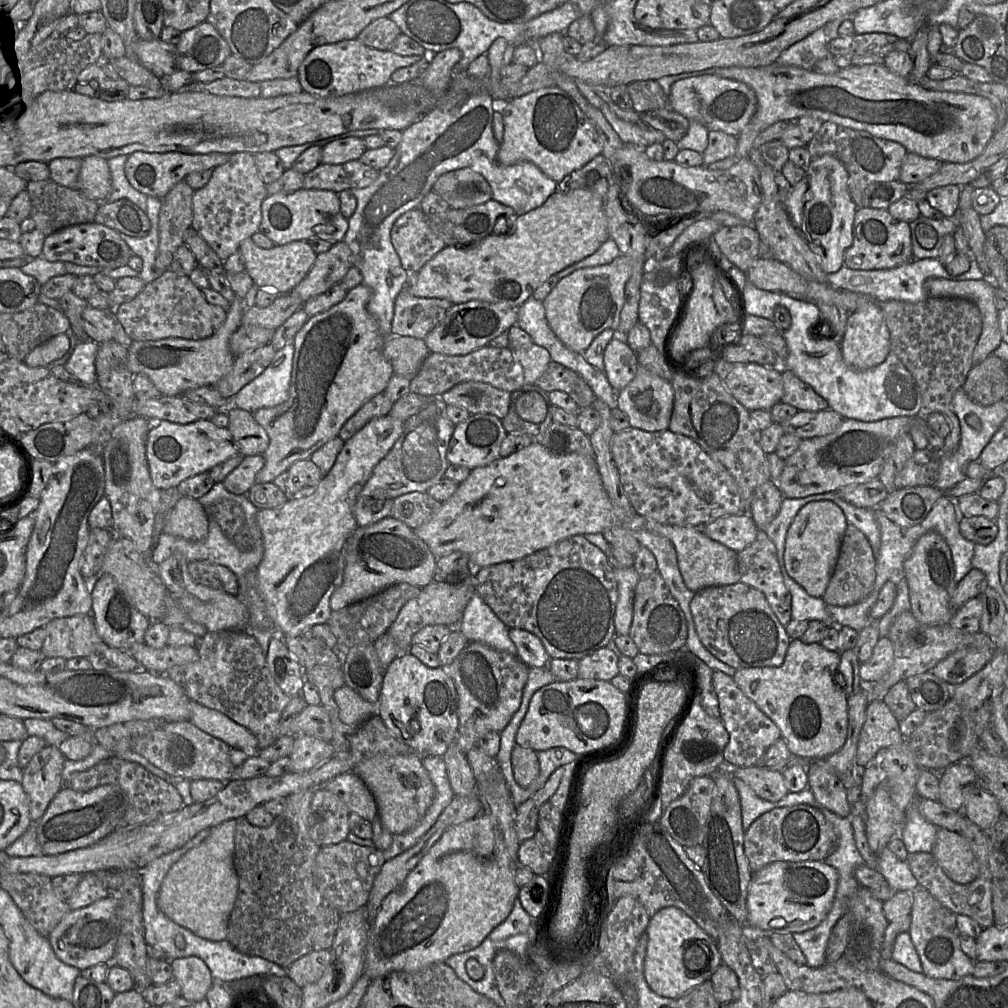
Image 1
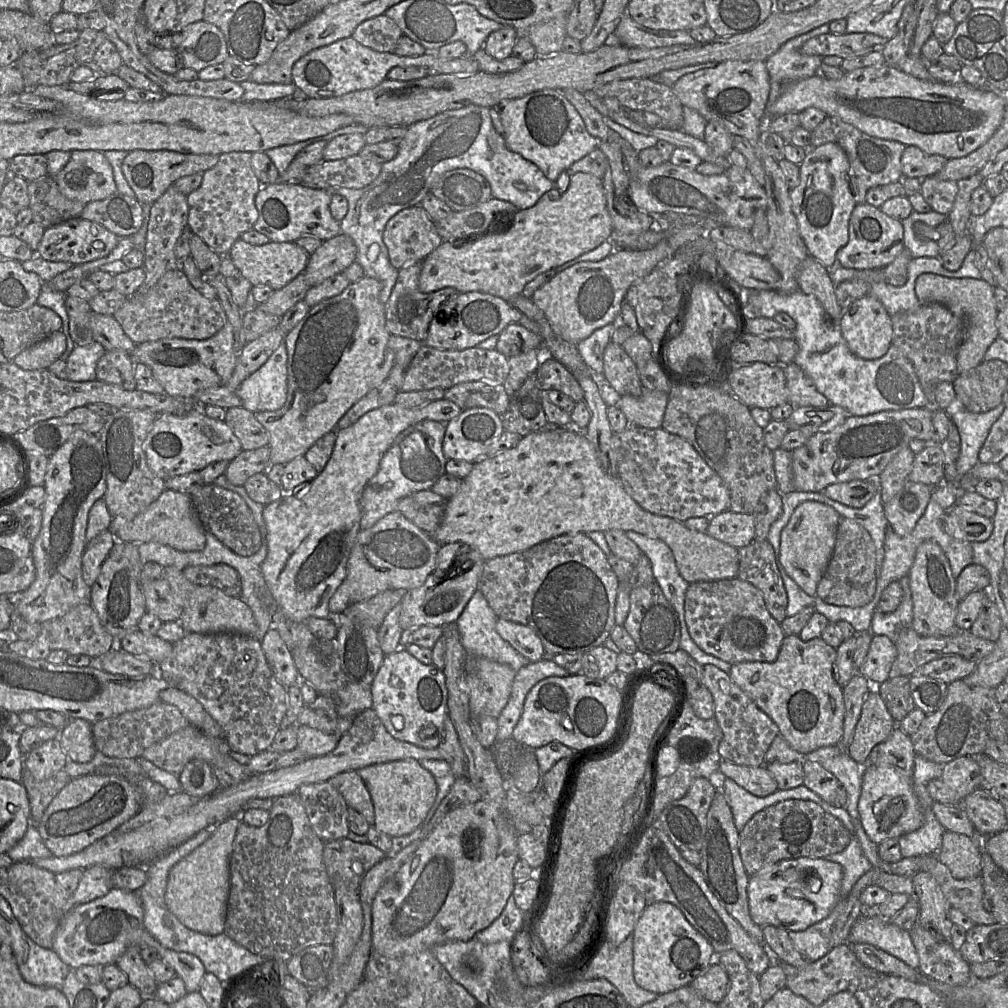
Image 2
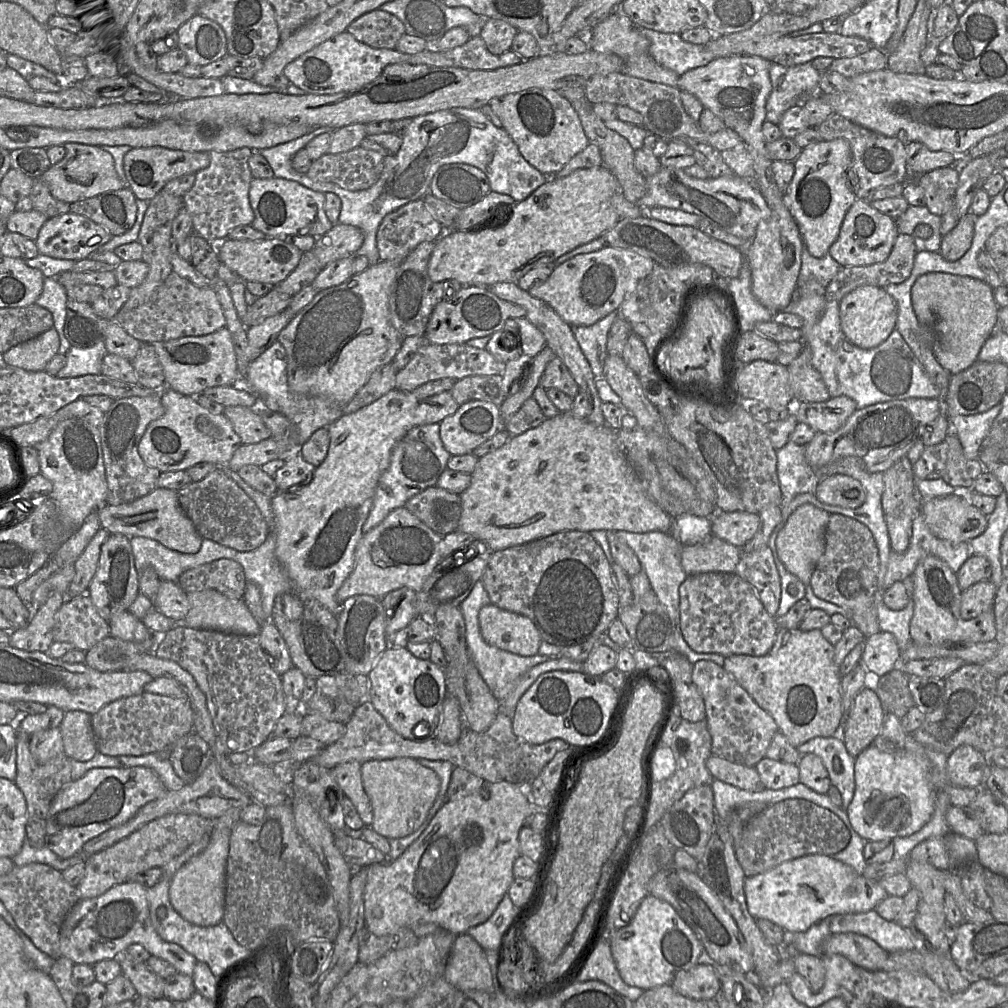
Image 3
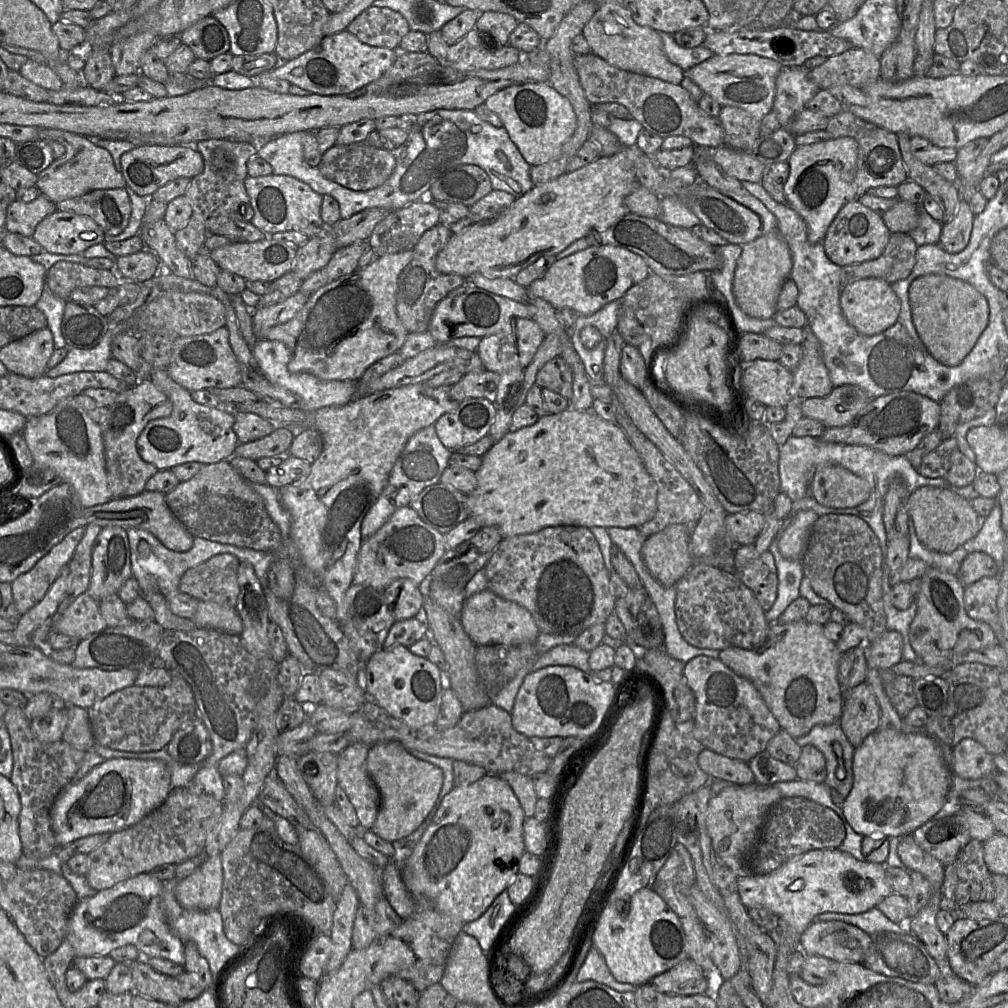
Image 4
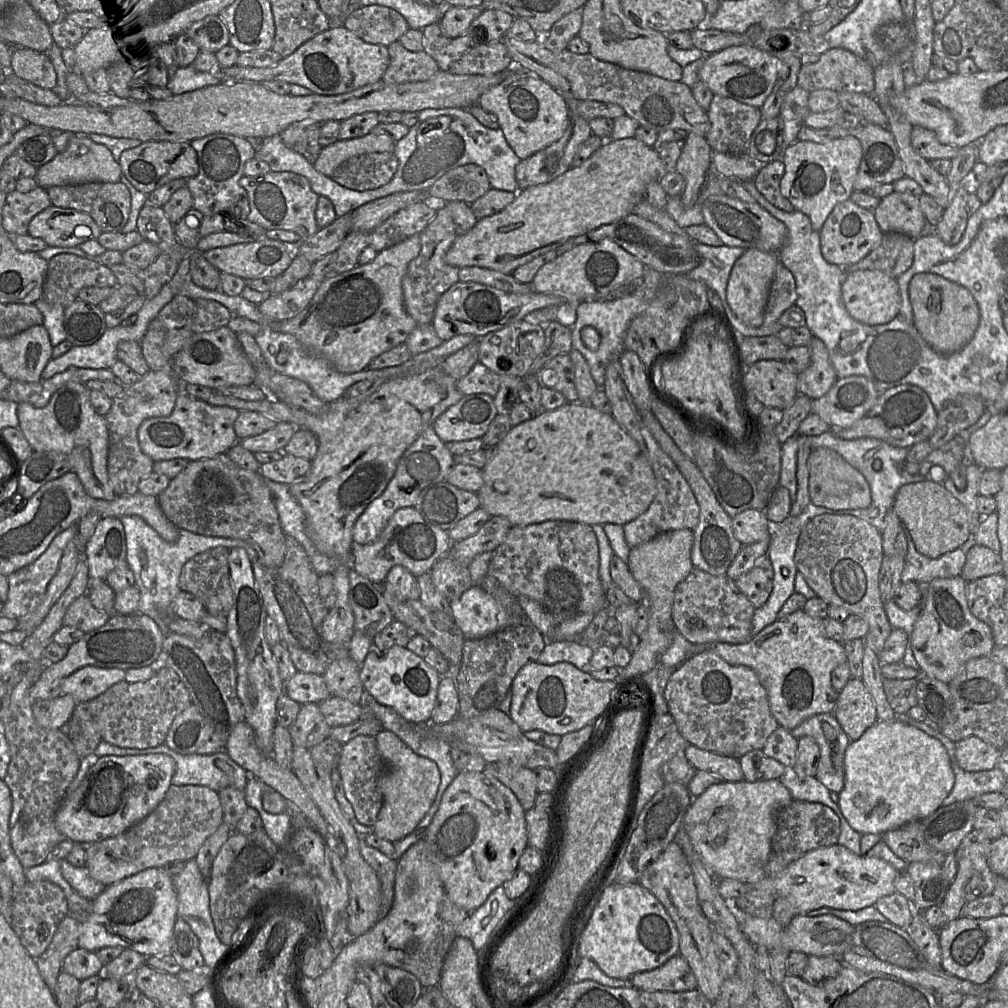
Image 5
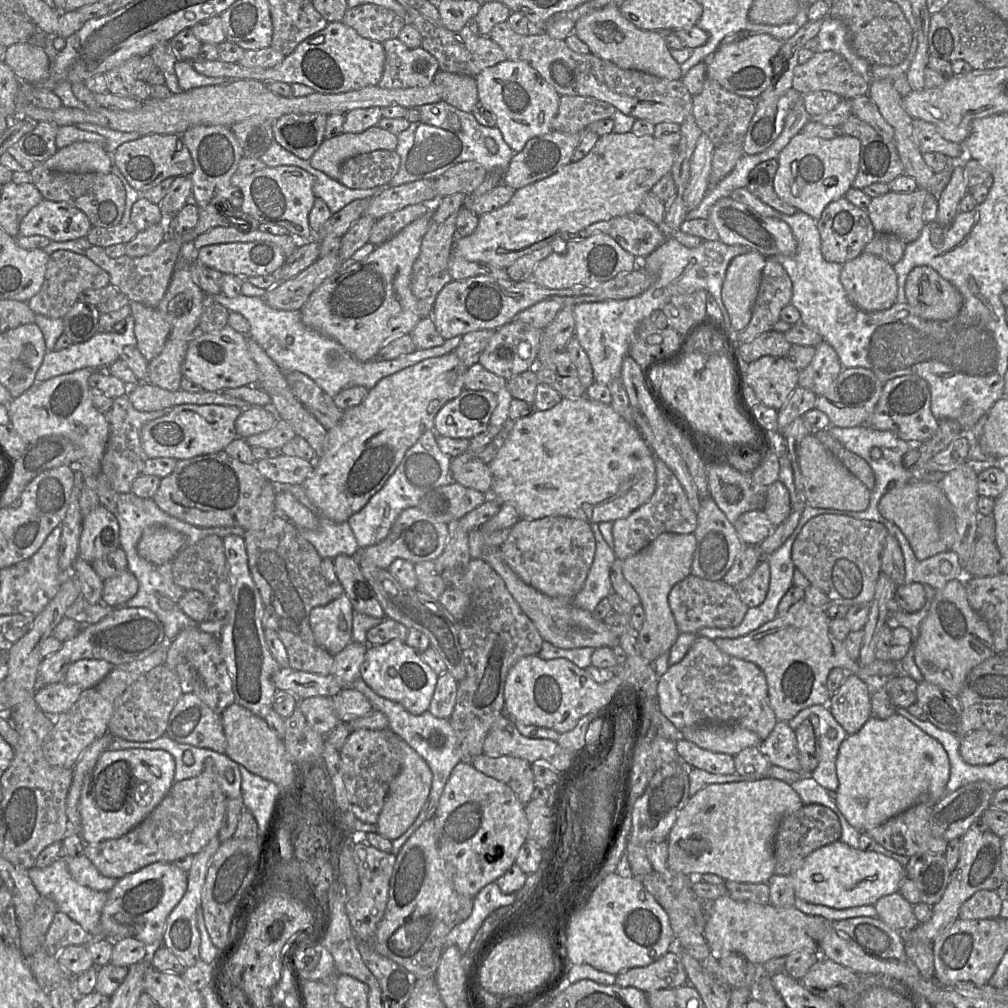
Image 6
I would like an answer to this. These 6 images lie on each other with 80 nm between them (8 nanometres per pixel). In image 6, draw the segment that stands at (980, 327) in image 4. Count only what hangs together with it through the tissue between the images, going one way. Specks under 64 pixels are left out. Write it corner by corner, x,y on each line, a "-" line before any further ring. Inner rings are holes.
916,266
911,270
905,295
913,311
929,321
953,319
963,305
959,290
929,266

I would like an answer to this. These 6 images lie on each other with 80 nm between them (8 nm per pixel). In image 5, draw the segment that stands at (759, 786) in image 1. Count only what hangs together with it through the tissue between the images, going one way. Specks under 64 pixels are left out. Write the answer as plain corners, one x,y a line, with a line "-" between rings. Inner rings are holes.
689,745
685,749
685,756
696,770
719,775
726,782
744,780
744,774
737,758
722,756
694,745

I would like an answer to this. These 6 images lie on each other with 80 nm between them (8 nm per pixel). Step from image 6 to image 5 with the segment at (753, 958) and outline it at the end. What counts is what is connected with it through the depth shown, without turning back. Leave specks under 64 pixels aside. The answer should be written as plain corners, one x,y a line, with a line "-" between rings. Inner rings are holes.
736,899
725,900
750,943
755,947
762,946
769,952
782,948
789,952
802,952
807,956
840,958
852,945
854,926
833,915
796,914
787,926
782,927
773,917
759,918
742,911
735,903

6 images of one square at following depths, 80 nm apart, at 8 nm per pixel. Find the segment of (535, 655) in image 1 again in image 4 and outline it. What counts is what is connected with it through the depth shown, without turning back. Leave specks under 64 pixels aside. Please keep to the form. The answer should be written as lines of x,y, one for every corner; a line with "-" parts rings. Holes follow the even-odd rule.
489,589
473,594
464,601
459,620
465,633
475,645
534,644
540,633
527,609
515,602
500,598

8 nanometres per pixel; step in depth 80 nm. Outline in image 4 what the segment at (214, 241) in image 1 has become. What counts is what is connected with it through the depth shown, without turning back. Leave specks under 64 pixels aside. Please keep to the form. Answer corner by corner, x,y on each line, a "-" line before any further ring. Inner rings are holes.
208,139
197,142
195,148
204,160
202,173
191,179
185,193
193,213
199,215
209,234
227,221
251,222
254,212
245,188
248,177
247,162
256,155
256,144
251,141

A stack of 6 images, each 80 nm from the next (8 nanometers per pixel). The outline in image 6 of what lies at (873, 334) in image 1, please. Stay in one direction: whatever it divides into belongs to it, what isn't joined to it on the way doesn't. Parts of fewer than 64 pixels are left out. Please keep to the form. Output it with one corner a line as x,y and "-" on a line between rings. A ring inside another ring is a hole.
863,252
842,265
840,281
849,300
865,312
878,312
891,308
897,302
898,285
894,266
876,255

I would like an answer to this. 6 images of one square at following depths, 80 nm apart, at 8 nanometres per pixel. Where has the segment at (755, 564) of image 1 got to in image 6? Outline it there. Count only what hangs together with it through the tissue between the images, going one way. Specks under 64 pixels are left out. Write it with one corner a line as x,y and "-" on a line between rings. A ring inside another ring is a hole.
762,559
755,570
735,588
740,600
751,608
765,600
769,584
770,566
767,559

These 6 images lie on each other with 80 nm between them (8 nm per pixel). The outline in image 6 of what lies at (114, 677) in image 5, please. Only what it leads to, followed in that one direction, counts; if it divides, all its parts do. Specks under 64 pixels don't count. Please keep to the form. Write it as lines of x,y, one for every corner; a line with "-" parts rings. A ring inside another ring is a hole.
78,660
69,666
64,682
77,685
82,690
89,689
102,681
114,667
112,663
104,660

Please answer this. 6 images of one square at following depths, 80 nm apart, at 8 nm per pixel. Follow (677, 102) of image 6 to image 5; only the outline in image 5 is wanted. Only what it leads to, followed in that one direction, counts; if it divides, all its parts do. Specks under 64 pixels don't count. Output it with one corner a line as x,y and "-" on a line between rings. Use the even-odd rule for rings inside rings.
538,34
534,42
523,42
506,35
502,42
515,67
541,78
559,93
570,93
577,100
617,104
627,116
656,132
680,129
705,137
710,129
706,111
694,99
691,88
681,81
669,81
649,73
628,70
598,60
590,53
575,54
568,49
554,53
545,48
543,38

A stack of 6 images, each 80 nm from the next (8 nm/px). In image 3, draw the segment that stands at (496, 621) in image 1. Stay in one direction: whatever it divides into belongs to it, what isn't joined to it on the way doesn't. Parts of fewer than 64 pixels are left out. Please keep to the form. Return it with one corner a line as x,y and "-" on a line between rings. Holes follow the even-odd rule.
482,579
476,582
468,597
460,605
465,622
466,642
470,657
477,667
481,677
487,684
492,695
498,702
504,702
517,685
517,680
527,671
550,659
548,656
536,654
534,656
520,656
489,645
482,637
479,628
478,615
480,609
491,603

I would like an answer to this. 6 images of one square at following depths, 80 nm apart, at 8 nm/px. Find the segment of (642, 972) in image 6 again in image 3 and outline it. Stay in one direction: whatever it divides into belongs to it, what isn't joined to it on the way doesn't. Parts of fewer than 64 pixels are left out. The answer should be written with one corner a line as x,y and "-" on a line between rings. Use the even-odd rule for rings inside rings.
698,963
687,970
676,973
670,985
679,994
694,1000
715,999
721,983
715,963

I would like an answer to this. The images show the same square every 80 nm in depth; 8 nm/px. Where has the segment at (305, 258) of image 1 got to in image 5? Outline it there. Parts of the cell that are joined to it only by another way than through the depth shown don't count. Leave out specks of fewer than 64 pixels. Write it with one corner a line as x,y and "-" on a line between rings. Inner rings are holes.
269,238
250,243
238,243
226,247
218,247
205,251
205,258
220,272
225,272
244,280
260,278
276,278
291,264
294,252
289,245

